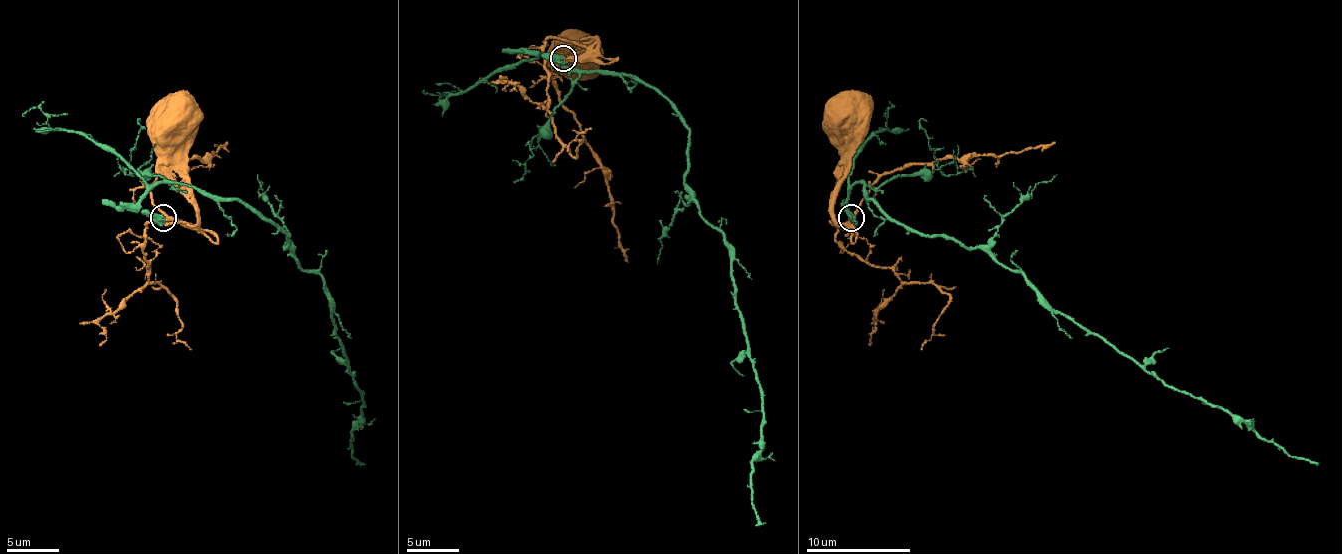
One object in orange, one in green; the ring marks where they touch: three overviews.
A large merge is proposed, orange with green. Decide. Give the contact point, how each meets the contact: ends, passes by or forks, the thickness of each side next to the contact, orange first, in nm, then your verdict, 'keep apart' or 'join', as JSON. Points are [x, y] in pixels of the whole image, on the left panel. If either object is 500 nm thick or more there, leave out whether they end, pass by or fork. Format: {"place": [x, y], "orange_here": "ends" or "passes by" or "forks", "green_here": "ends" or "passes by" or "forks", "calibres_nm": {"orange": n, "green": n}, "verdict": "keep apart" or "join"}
{"place": [163, 218], "orange_here": "passes by", "green_here": "ends", "calibres_nm": {"orange": 190, "green": 480}, "verdict": "join"}

